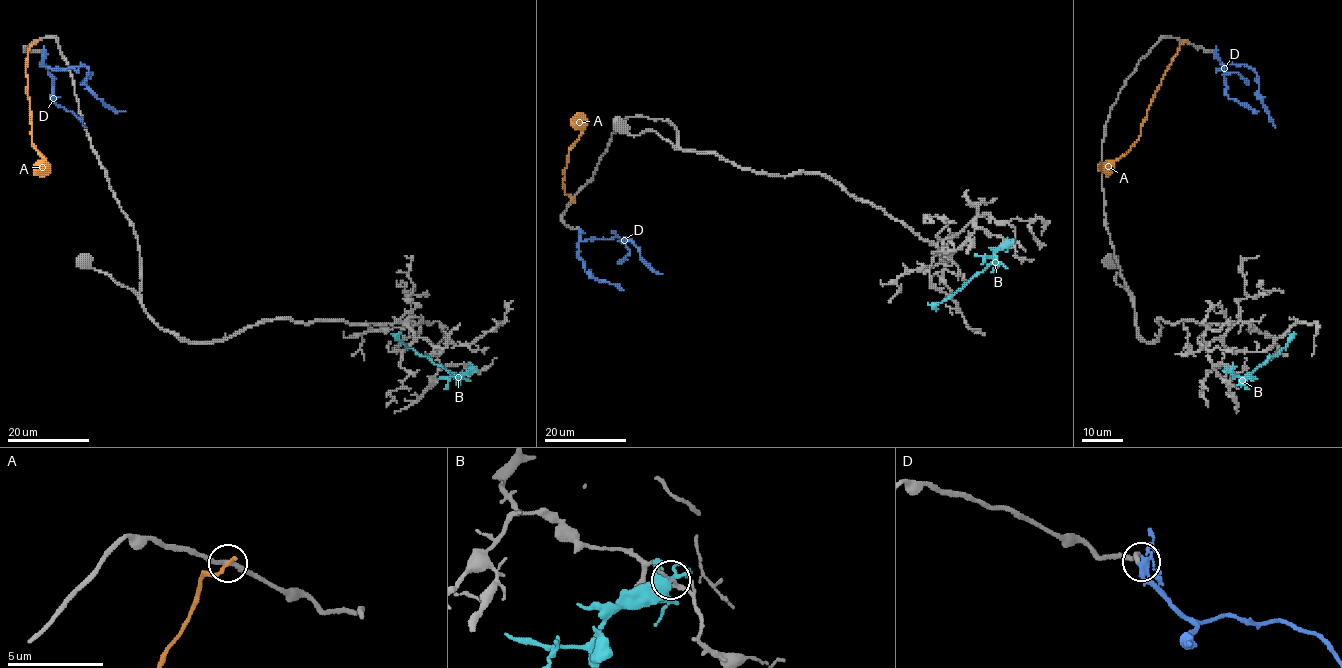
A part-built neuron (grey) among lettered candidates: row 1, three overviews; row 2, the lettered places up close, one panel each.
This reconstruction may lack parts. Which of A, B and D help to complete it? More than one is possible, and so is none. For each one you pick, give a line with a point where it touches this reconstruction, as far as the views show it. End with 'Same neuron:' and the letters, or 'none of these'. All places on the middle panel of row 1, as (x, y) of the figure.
D: meets grey at (580, 229)
Same neuron: D

